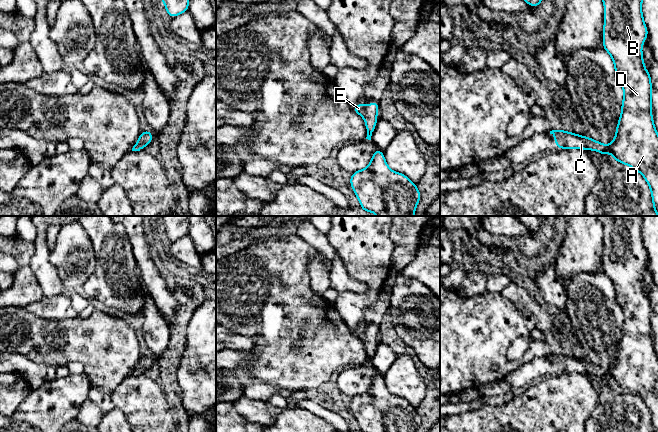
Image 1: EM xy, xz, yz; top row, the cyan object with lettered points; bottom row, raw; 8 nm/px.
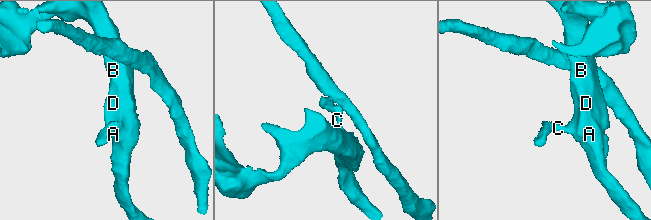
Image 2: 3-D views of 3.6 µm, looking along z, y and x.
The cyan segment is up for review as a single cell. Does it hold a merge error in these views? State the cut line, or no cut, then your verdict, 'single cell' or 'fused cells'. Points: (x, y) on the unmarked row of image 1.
no cut; single cell

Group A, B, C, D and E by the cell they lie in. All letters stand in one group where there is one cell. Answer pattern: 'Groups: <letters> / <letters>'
Groups: A B C D E

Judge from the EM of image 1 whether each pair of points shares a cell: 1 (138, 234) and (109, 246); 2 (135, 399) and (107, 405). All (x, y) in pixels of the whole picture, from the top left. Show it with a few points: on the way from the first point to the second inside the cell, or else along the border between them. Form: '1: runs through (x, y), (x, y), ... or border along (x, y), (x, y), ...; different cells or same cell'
1: border along (123, 226), (135, 260); different cells
2: border along (109, 393), (112, 404), (115, 407); different cells

